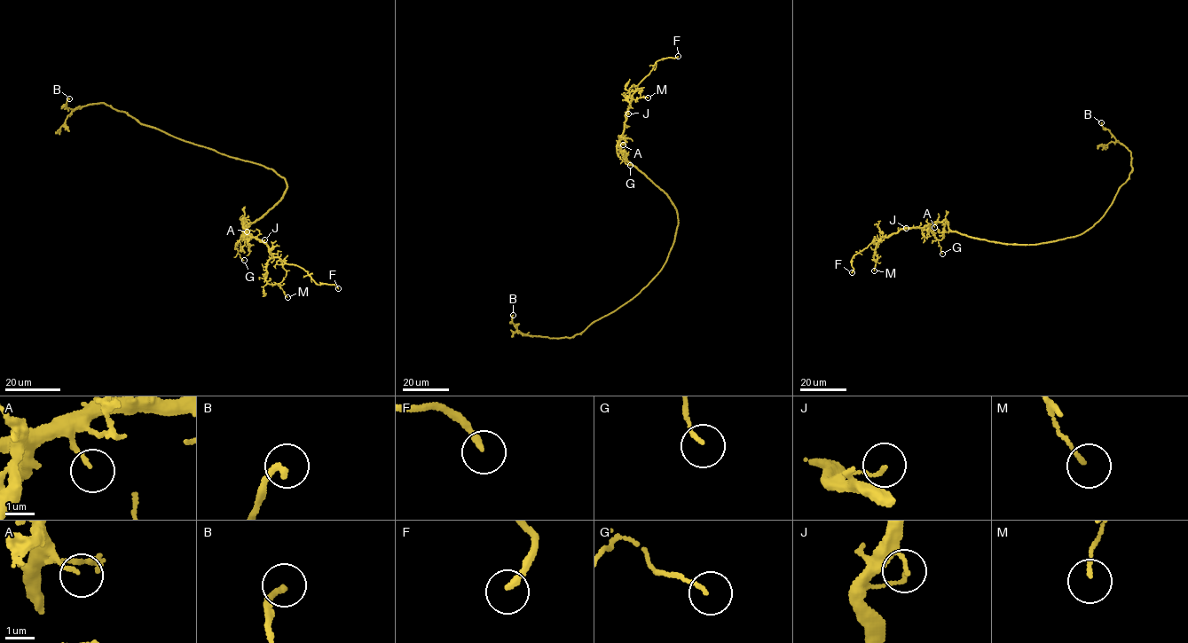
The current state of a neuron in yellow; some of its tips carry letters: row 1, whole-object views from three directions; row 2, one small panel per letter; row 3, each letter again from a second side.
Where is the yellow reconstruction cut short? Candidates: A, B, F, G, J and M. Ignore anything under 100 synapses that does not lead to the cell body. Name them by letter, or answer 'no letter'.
F

